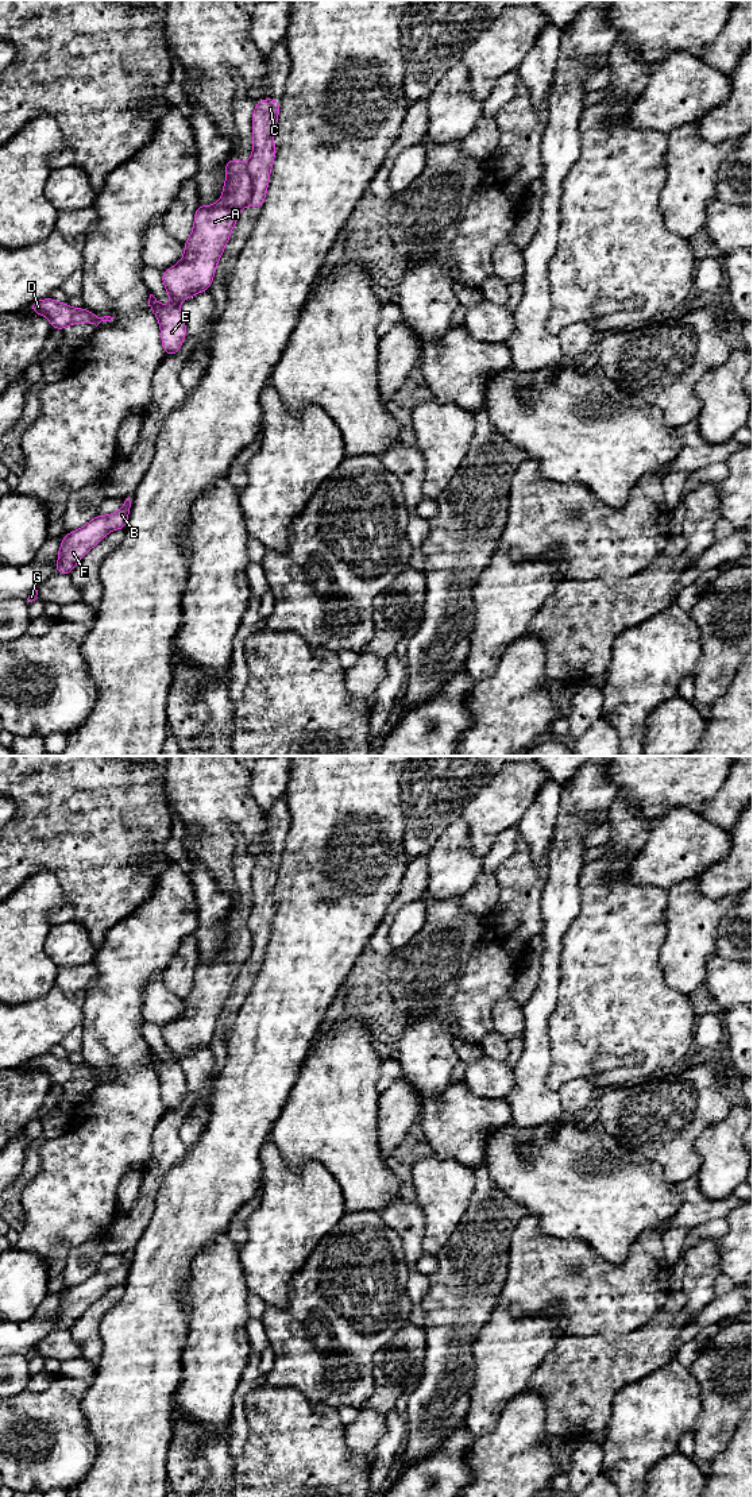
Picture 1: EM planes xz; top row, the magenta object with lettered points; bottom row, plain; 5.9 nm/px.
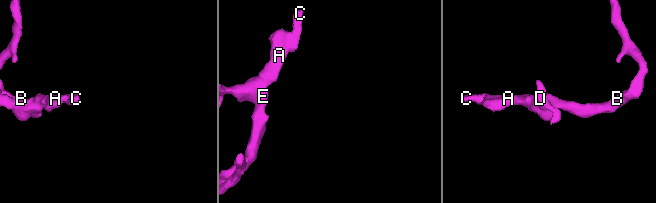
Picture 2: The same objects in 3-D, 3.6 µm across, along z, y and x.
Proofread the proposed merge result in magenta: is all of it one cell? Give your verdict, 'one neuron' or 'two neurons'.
two neurons

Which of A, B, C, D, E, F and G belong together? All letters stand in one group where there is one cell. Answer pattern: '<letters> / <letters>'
A B D E F G / C

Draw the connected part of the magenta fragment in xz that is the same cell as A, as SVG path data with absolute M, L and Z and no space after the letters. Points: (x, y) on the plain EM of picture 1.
M228 915L225 930L227 935L223 941L220 957L209 962L198 960L193 987L184 999L182 1015L173 1023L161 1027L171 1060L163 1062L152 1050L148 1054L148 1062L159 1077L166 1114L181 1106L182 1096L186 1092L179 1060L197 1049L208 1047L239 969L251 953L251 934L247 919L239 915Z

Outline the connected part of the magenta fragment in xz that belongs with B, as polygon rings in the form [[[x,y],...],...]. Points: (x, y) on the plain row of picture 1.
[[[127,1254],[123,1262],[108,1272],[96,1272],[82,1284],[63,1292],[59,1307],[57,1330],[70,1331],[73,1323],[111,1286],[123,1285],[130,1272],[131,1257]]]

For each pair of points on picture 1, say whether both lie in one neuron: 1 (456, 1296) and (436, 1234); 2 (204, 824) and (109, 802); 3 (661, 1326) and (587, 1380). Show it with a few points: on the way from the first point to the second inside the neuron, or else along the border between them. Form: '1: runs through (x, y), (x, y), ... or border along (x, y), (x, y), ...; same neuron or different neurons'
1: border along (459, 1222), (452, 1237), (436, 1254); different neurons
2: border along (163, 791), (168, 799), (168, 809), (172, 813); different neurons
3: runs through (643, 1345), (628, 1359), (606, 1366); same neuron

